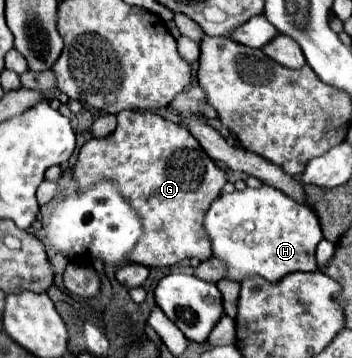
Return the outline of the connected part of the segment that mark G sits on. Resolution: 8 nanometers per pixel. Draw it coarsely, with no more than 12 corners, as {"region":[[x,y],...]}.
{"region":[[124,110],[80,148],[80,188],[140,212],[130,262],[212,256],[228,176],[184,126]]}

